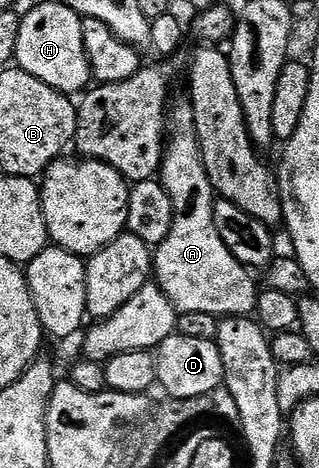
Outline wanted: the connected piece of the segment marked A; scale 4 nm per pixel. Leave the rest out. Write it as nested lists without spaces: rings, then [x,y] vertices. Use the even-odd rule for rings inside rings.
[[[184,99],[177,105],[175,102],[168,110],[164,161],[160,164],[158,177],[166,195],[170,195],[170,203],[174,207],[176,216],[170,227],[170,235],[166,235],[164,242],[154,249],[154,281],[160,284],[160,289],[164,292],[161,294],[172,304],[173,310],[181,314],[204,312],[217,319],[255,314],[258,288],[256,289],[255,283],[252,282],[253,274],[241,261],[234,259],[226,243],[222,243],[222,235],[218,235],[218,227],[214,227],[214,207],[218,197],[206,175],[206,167],[202,163],[191,100]]]

